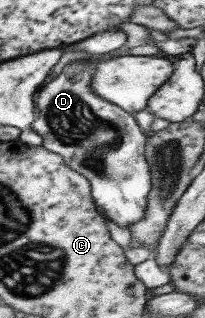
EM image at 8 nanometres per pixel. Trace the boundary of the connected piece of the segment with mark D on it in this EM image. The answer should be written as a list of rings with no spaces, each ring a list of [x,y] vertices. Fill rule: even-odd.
[[[83,62],[68,63],[60,68],[58,76],[39,87],[34,100],[38,118],[32,121],[31,127],[42,137],[41,145],[46,150],[60,155],[70,170],[85,178],[95,209],[118,226],[130,228],[132,223],[144,216],[147,192],[151,189],[149,166],[143,155],[147,134],[140,130],[132,114],[93,93],[88,65]]]

